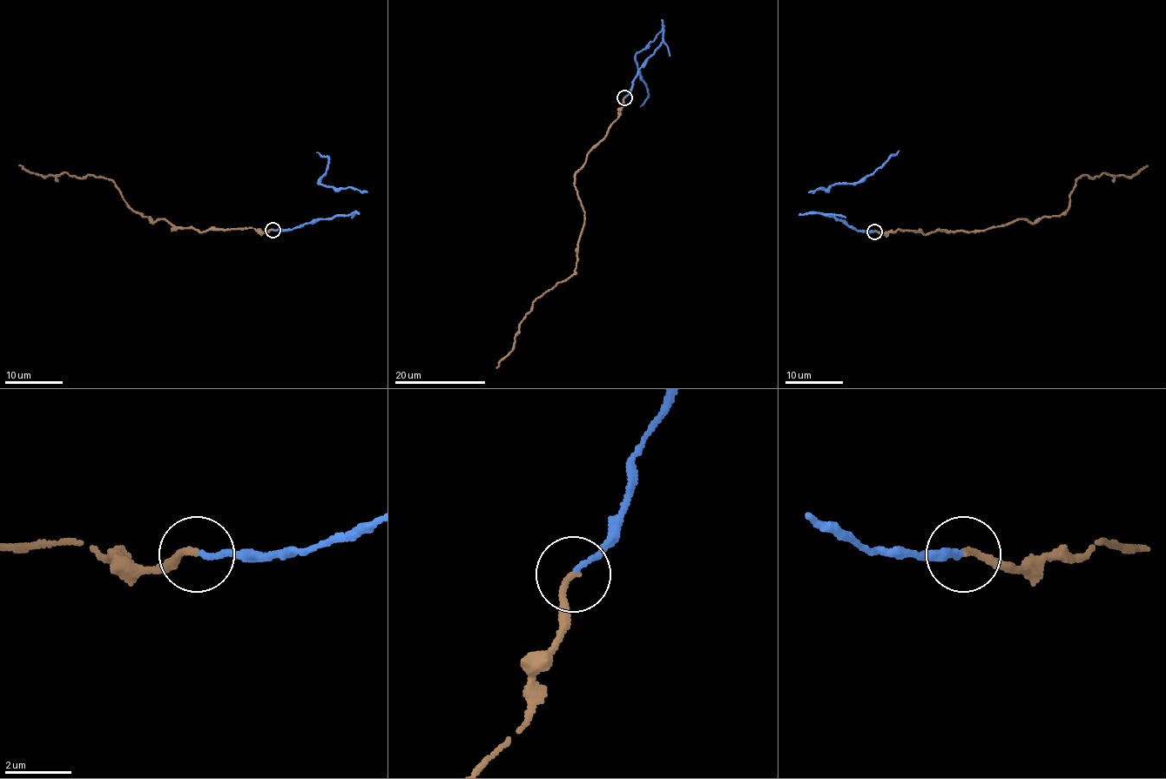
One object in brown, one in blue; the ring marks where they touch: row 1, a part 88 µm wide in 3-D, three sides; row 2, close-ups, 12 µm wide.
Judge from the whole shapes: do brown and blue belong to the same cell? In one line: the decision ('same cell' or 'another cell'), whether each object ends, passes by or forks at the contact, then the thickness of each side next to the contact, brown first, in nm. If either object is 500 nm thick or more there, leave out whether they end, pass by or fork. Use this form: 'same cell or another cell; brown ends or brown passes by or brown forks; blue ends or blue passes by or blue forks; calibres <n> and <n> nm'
same cell; brown ends; blue ends; calibres 200 and 150 nm

